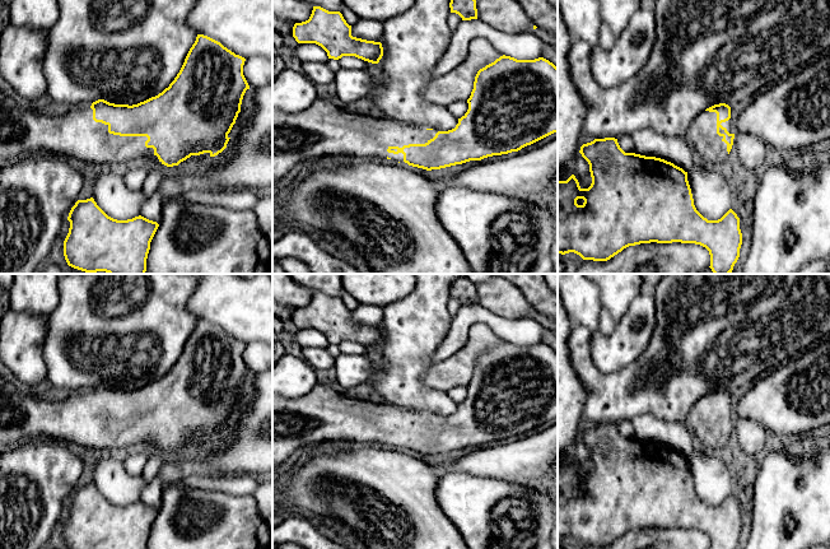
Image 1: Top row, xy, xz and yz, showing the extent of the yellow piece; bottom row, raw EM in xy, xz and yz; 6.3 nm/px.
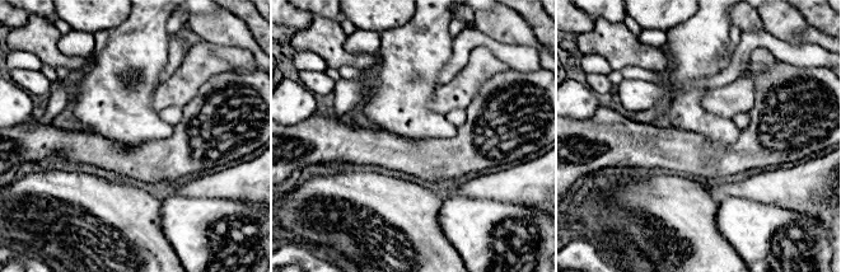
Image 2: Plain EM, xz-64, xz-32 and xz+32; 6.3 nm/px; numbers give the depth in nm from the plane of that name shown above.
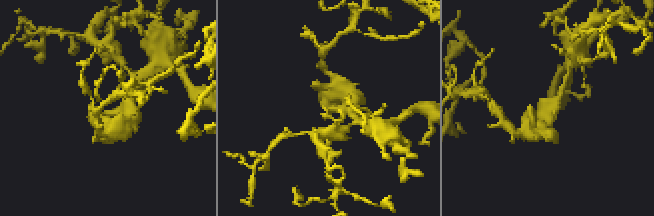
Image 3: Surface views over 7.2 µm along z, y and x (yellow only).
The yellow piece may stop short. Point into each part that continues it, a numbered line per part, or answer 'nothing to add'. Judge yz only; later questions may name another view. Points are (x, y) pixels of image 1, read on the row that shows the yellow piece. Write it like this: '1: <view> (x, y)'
1: yz (703, 135)

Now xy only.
1: xy (23, 130)

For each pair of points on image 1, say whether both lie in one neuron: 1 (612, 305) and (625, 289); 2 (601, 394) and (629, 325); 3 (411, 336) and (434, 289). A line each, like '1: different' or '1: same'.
1: same
2: different
3: same

